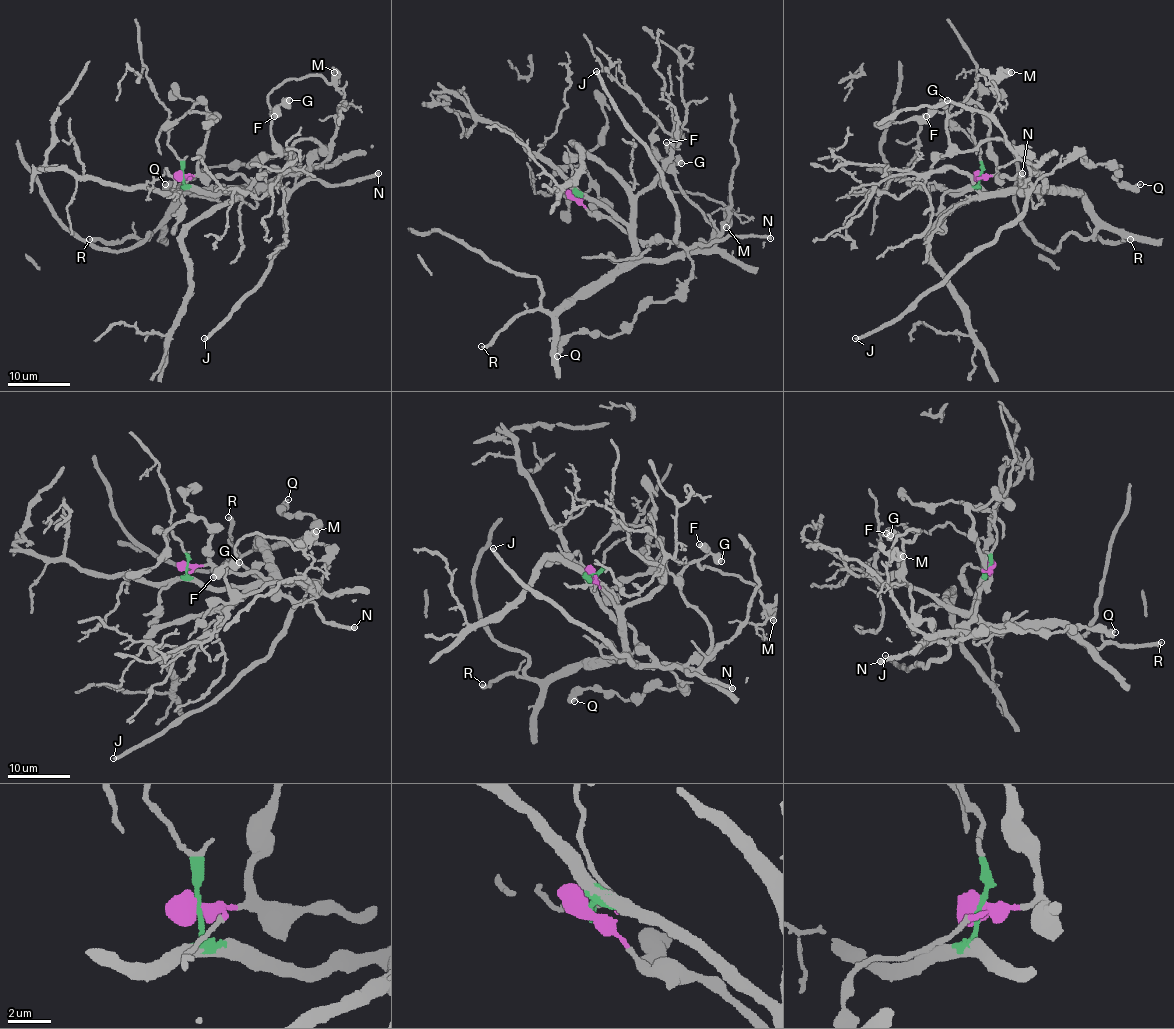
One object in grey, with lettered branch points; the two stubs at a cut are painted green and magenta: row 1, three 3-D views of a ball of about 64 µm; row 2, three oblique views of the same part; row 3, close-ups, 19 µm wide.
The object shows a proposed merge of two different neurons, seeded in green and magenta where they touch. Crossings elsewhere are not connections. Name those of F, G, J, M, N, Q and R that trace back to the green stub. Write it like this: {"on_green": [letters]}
{"on_green": ["R"]}

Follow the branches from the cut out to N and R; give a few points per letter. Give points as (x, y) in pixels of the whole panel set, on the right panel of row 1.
N: (980, 176), (1015, 177), (1019, 174), (1029, 190), (1032, 186), (1029, 179), (1022, 185), (1019, 183), (1022, 172)
R: (980, 176), (980, 186), (987, 193), (1078, 191), (1095, 224), (1094, 238), (1130, 239)

